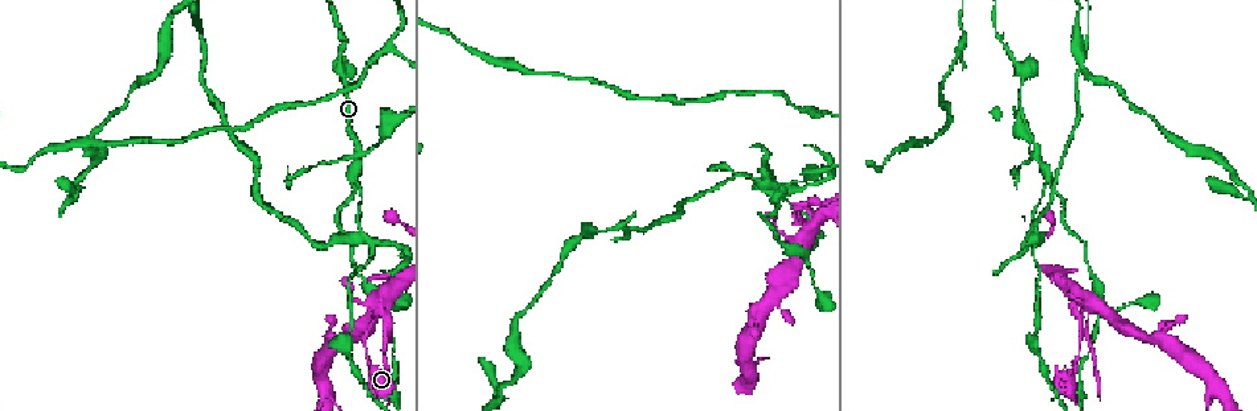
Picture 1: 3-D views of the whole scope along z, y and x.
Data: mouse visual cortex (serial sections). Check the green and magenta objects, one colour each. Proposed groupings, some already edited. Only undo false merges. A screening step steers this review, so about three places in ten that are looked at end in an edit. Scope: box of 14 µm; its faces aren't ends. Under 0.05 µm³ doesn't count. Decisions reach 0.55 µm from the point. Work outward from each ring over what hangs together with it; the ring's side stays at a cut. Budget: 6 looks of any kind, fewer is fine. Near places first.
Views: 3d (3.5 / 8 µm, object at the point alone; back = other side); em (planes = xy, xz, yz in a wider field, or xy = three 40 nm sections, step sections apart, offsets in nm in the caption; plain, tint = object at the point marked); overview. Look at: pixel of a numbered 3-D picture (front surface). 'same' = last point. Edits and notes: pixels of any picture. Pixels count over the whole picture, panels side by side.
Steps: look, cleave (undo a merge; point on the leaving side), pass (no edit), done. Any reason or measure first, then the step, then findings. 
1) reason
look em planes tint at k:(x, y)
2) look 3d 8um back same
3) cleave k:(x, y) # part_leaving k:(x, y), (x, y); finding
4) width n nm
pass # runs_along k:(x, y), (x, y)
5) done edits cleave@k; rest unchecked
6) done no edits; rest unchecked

sharp bend
look 3d 3.5um at 1:(386, 304)

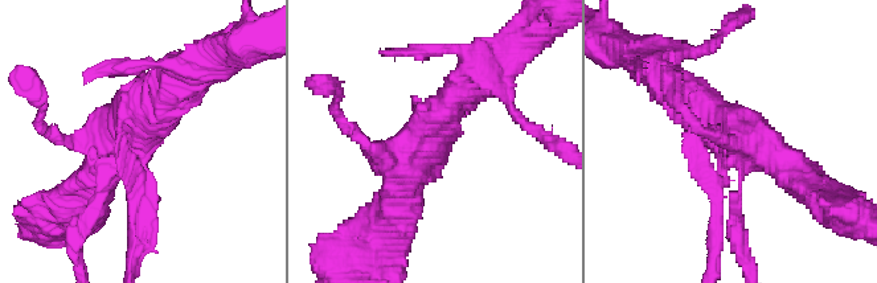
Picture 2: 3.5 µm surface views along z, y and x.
look em xy step 1 tint at 2:(742, 145)

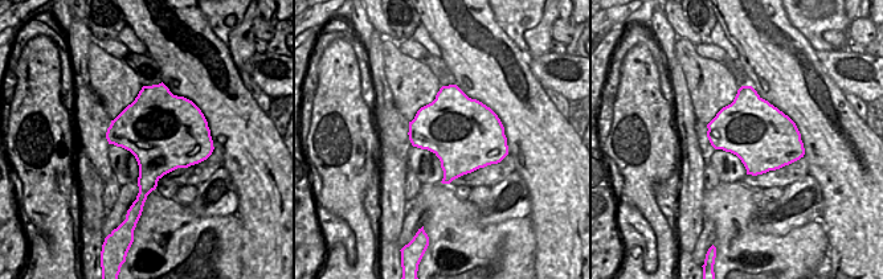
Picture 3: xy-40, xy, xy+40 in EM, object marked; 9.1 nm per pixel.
pass # runs_along 2:(431, 132), (392, 221); all the same cell

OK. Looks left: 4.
a fork
look 3d 3.5um at 1:(1047, 182)

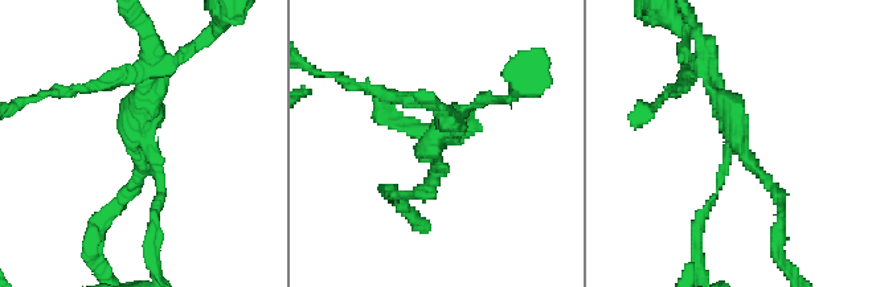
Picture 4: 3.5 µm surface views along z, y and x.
arms 3; arm_widths 100, 150, 200 nm; need the tissue
look em xy step 2 tint at 4:(432, 146)

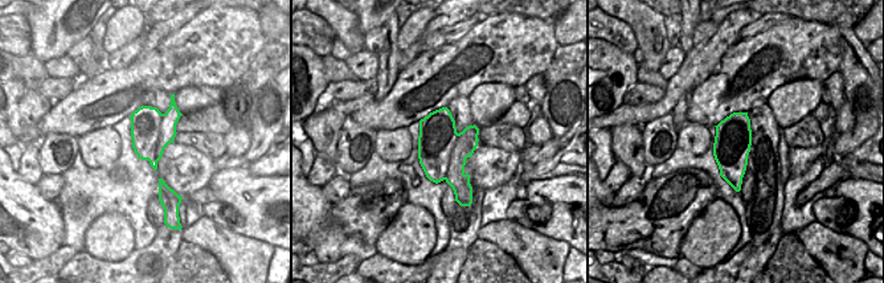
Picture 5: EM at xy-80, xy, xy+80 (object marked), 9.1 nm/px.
cleave 4:(201, 41) # a second cell is stuck on

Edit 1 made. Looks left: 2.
sharp bend
look 3d 8um at 1:(765, 177)

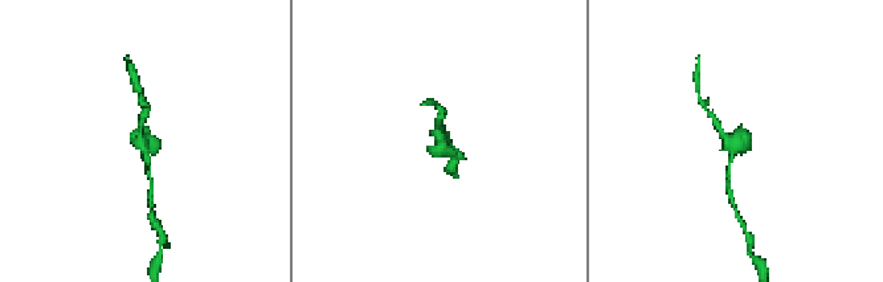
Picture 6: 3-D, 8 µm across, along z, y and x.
need the tissue
look em planes tint at 6:(437, 139)

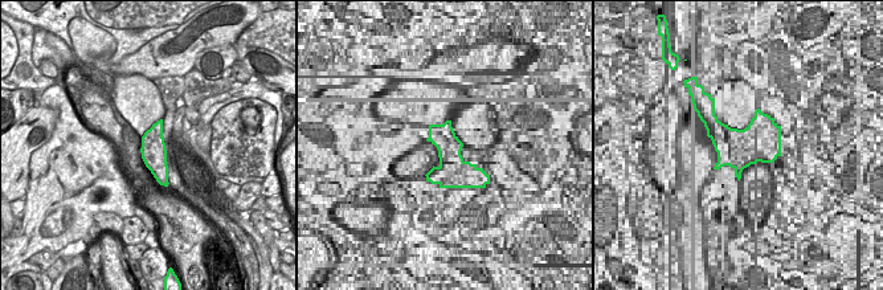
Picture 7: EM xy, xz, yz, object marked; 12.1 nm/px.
width 320 nm
pass # runs_along 6:(728, 182), (732, 146), (710, 114); all the same cell

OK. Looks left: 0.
done edits cleave@4; rest unchecked

